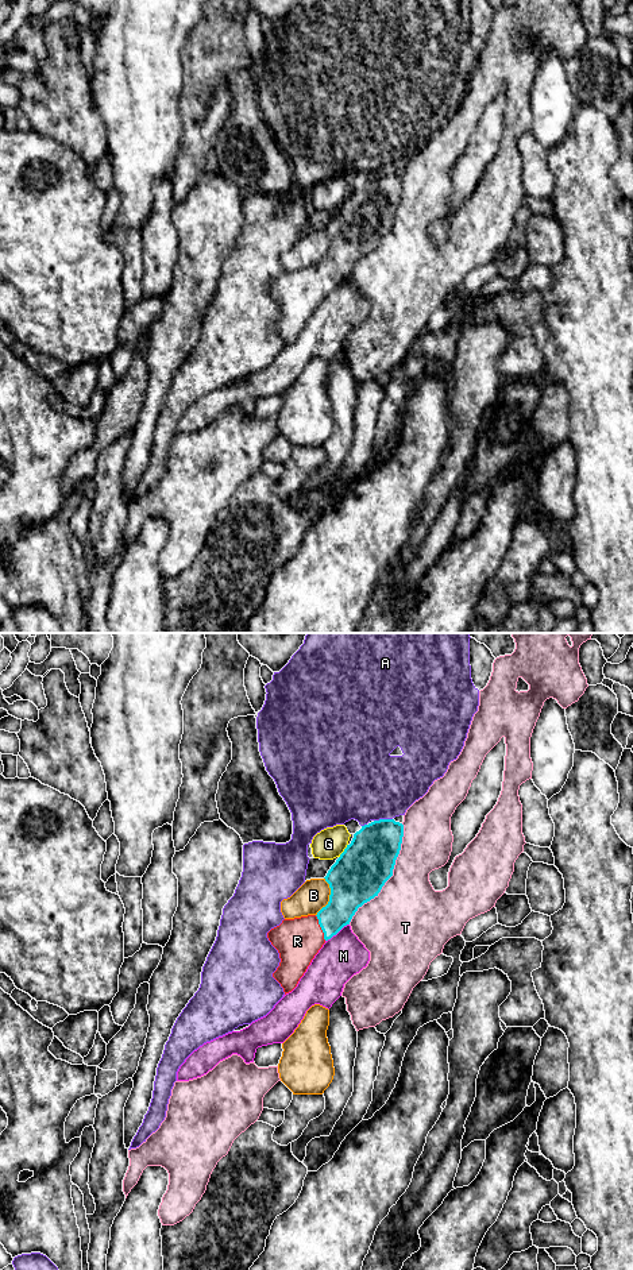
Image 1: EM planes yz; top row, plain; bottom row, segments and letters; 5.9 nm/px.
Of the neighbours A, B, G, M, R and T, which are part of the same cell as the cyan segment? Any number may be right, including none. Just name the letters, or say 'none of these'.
R

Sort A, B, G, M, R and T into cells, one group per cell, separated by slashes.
A / B / G / M / R / T

